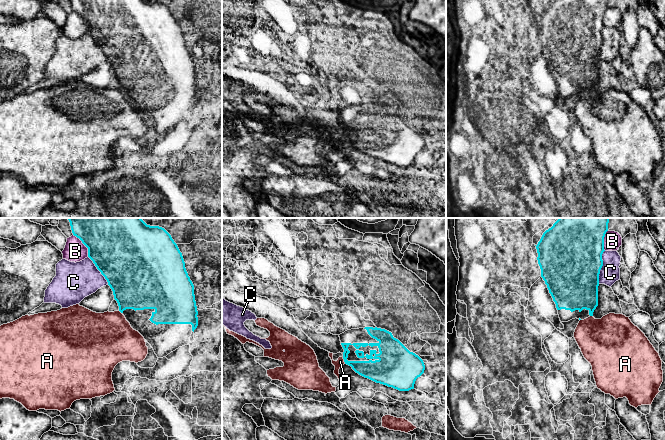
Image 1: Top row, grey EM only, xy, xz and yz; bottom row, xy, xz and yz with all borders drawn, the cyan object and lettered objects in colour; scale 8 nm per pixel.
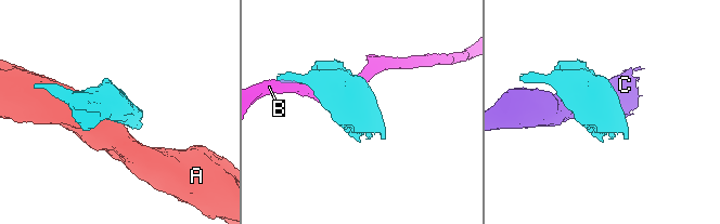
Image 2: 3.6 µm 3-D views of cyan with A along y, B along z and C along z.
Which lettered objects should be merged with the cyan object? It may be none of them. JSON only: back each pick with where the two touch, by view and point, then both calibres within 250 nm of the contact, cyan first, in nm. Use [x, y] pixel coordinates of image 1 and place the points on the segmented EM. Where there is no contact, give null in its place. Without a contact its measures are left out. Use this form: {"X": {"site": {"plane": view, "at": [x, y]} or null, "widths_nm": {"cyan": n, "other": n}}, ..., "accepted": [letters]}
{"accepted": []}

